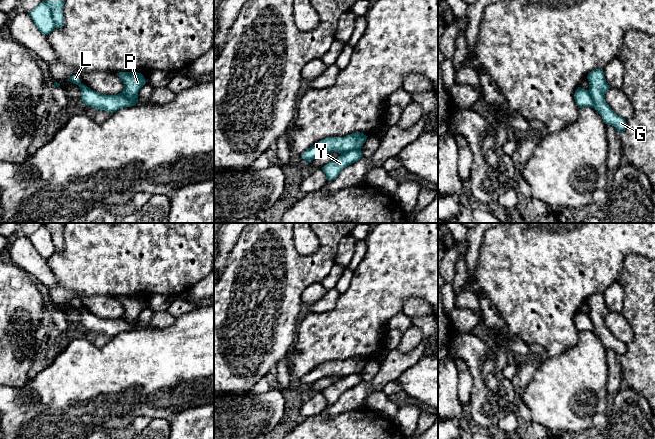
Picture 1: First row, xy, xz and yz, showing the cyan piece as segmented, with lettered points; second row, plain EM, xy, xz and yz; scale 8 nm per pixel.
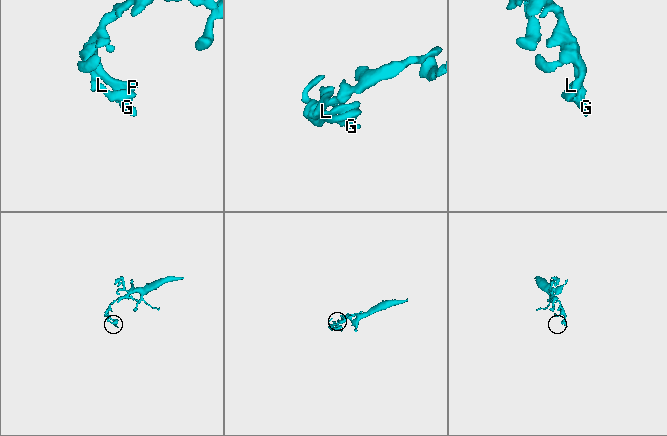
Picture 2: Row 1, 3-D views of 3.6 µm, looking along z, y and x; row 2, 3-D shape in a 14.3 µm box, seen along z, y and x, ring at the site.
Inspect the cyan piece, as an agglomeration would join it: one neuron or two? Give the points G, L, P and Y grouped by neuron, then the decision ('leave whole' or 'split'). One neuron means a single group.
G P Y / L | split

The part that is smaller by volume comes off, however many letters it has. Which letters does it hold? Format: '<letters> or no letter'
L

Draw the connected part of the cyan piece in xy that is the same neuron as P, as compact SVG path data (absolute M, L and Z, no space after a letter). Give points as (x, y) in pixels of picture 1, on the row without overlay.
M119 296L117 299L123 305L122 317L130 324L138 325L138 316L147 306L141 297Z

